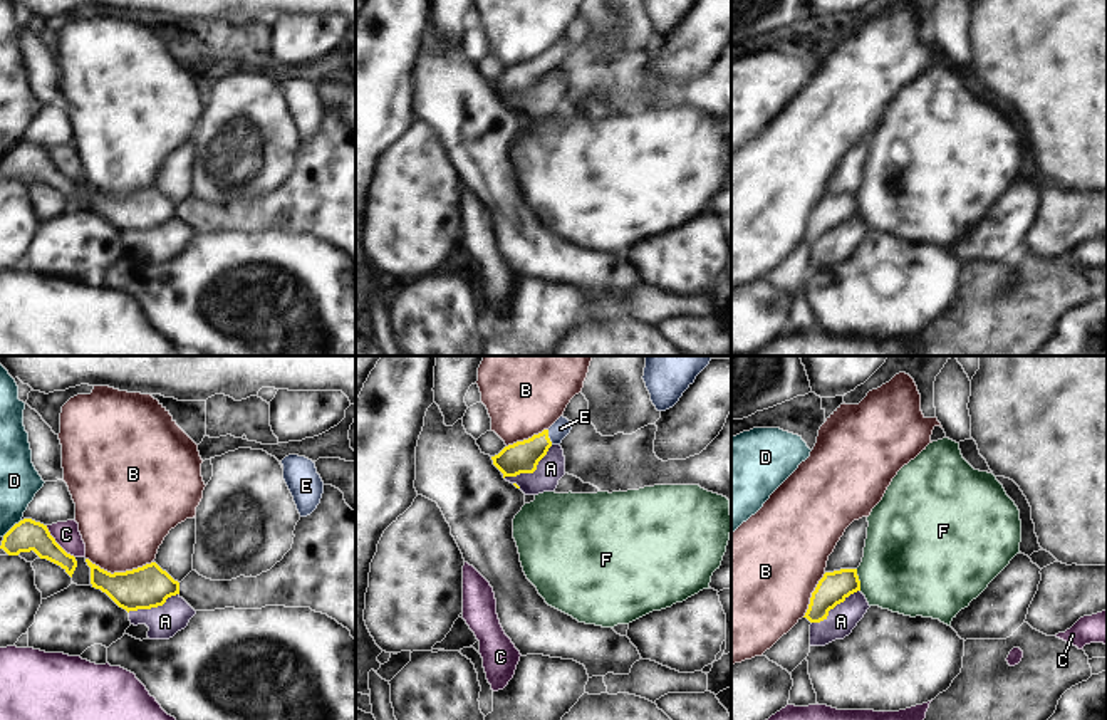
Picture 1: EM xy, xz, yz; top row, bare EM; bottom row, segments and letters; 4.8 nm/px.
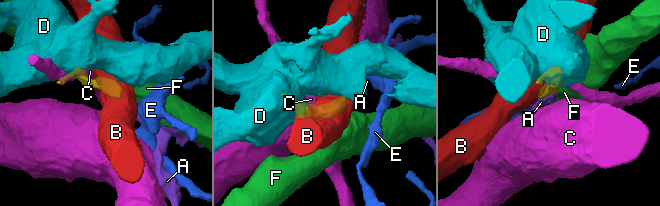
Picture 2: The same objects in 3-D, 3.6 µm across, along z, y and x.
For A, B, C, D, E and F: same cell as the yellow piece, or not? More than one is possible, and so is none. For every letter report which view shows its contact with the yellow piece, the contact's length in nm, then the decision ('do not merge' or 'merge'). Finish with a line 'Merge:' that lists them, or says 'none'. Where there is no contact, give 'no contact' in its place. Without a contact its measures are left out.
A: xz | 280 nm | do not merge
B: xy | 320 nm | do not merge
C: xy | 220 nm | do not merge
D: xy | 130 nm | do not merge
E: xz | 80 nm | merge
F: yz | 110 nm | do not merge
Merge: E

